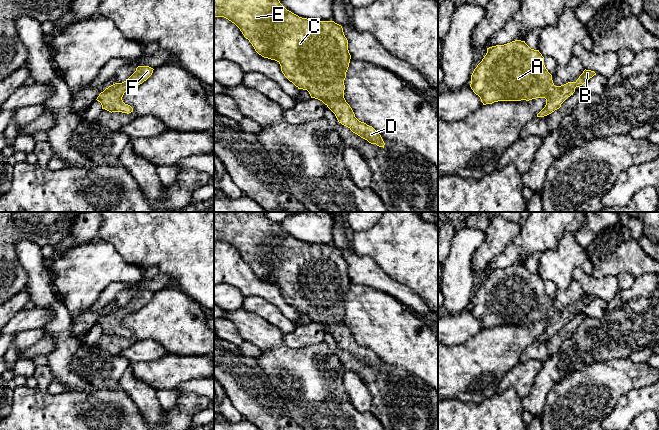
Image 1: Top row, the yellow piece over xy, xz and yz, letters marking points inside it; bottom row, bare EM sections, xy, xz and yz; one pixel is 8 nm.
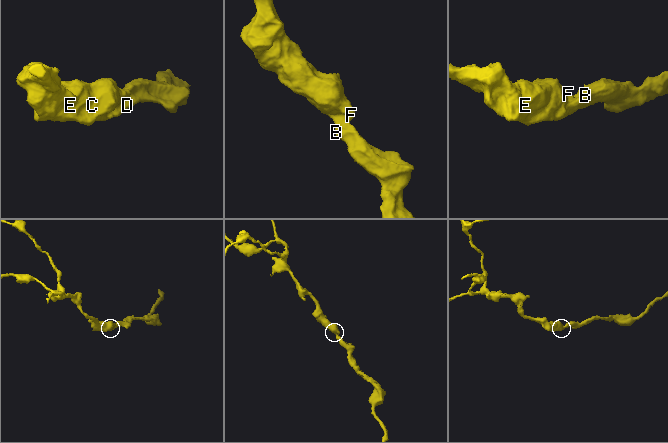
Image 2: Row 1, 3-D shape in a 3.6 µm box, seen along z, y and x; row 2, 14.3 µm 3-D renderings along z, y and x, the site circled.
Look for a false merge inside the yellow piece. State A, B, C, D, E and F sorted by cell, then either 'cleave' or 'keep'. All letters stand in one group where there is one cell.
groups A B C D E F; keep

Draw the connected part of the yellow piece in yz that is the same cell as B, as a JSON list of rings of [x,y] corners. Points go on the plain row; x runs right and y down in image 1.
[[[515,264],[504,269],[487,272],[487,277],[471,299],[470,311],[478,319],[483,329],[498,325],[521,325],[545,322],[545,331],[537,338],[544,341],[561,331],[561,328],[596,297],[584,294],[575,306],[555,310],[552,299],[544,289],[544,281],[539,274],[531,273],[525,265]]]

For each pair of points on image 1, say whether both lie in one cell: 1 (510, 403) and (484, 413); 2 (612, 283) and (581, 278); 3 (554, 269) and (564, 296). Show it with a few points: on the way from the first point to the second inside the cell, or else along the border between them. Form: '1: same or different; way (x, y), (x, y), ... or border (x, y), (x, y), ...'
1: same; way (504, 409), (500, 413), (490, 413)
2: same; way (604, 283), (589, 283)
3: different; border (573, 279), (566, 288), (557, 289)

